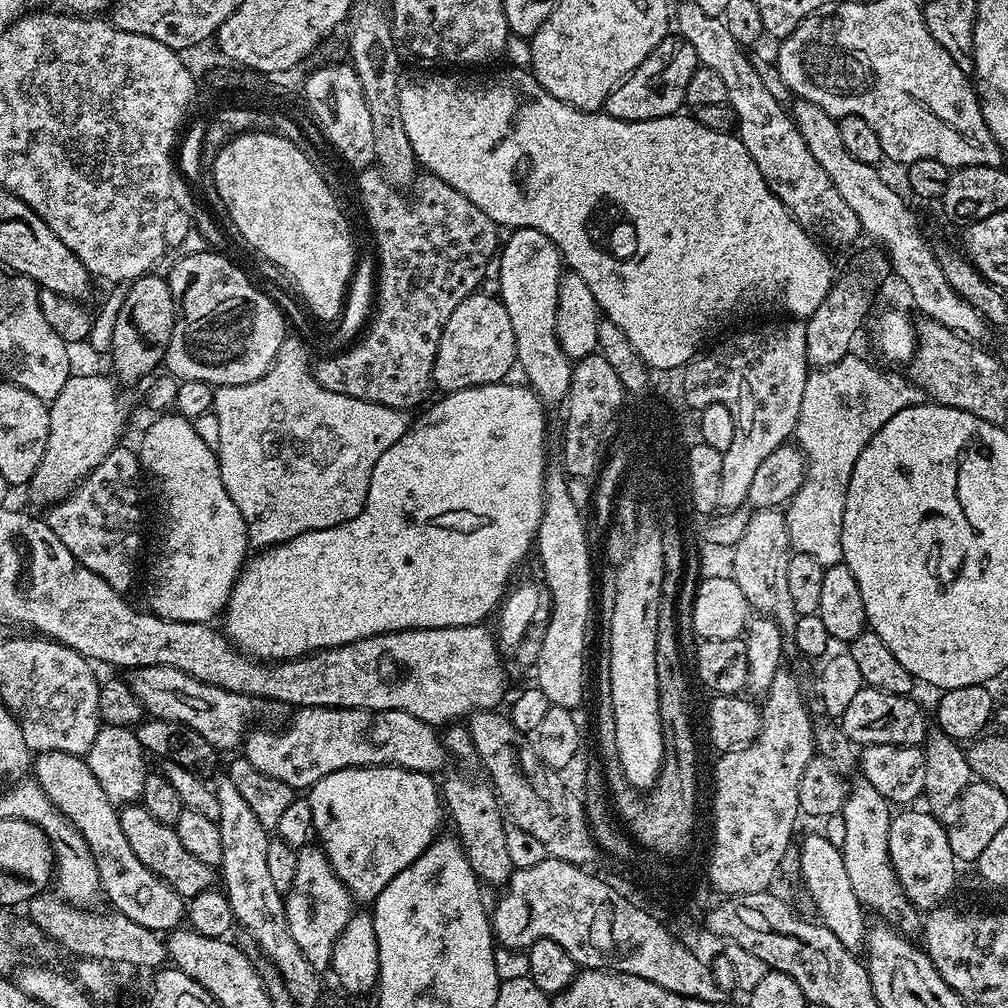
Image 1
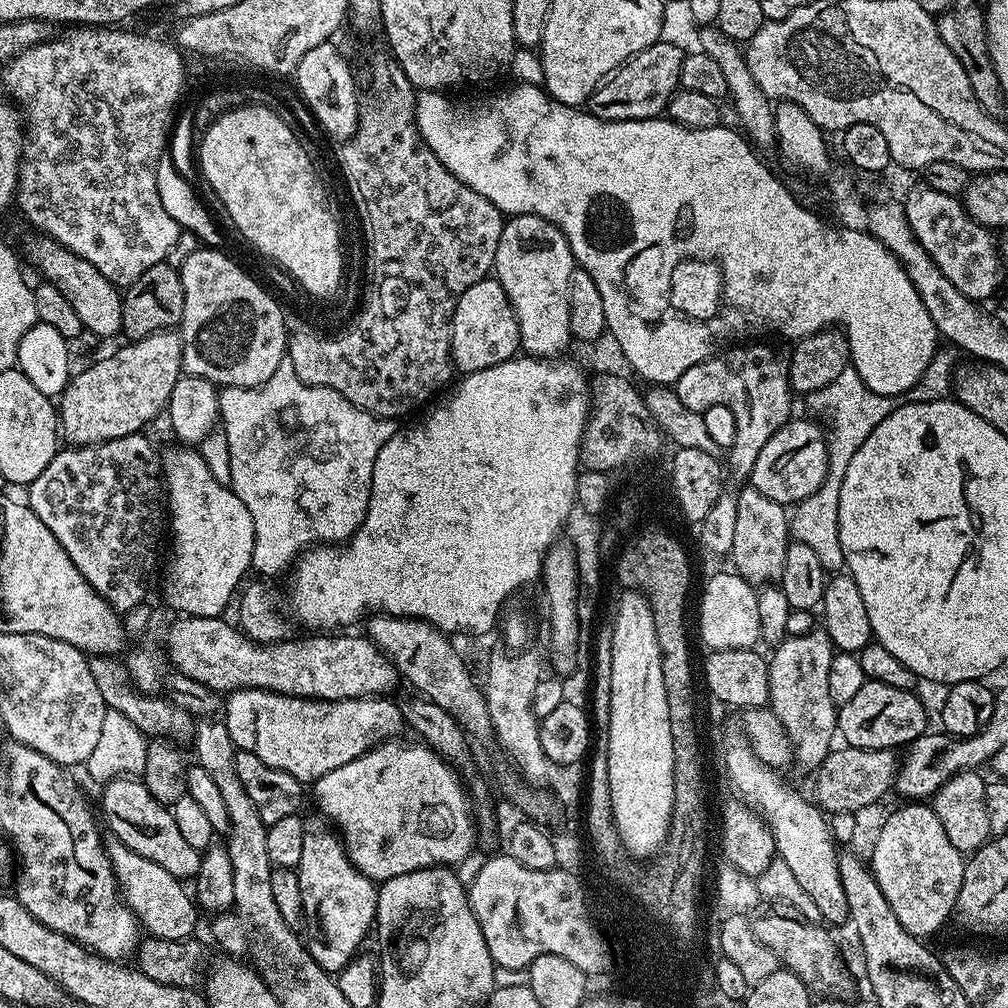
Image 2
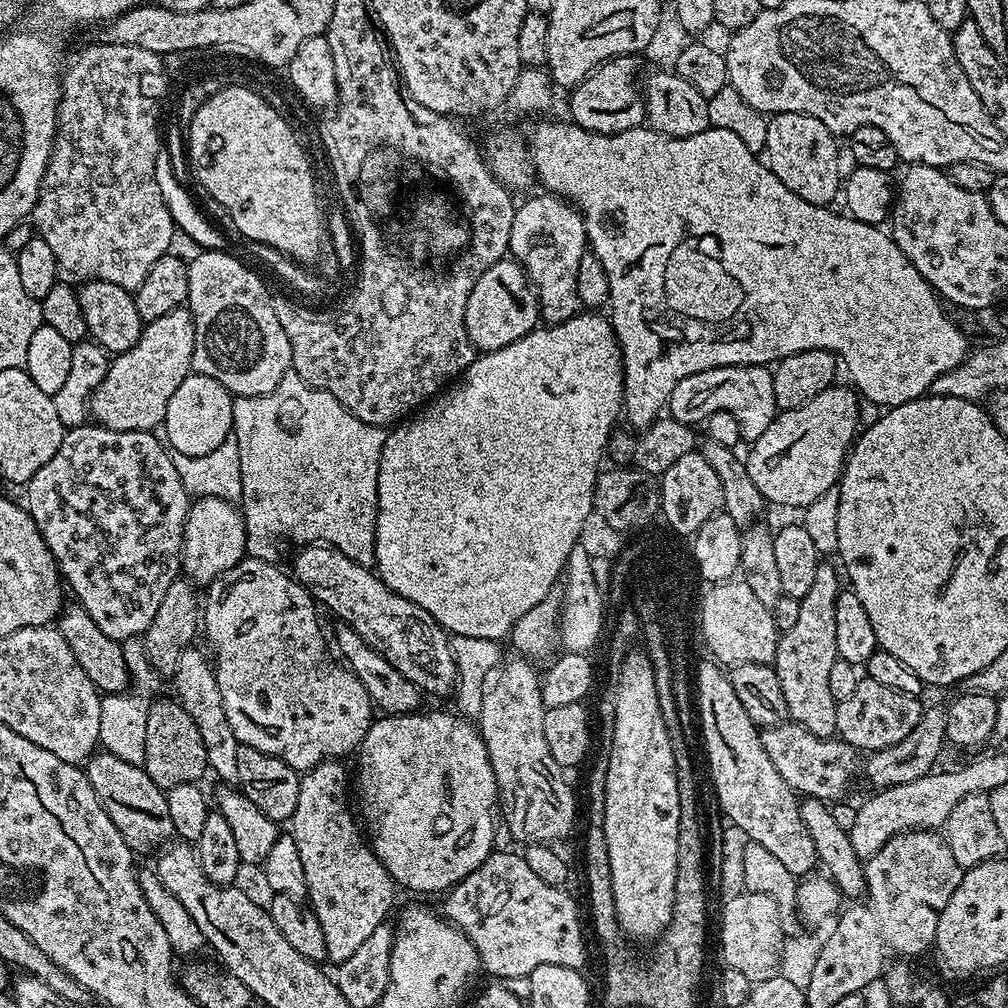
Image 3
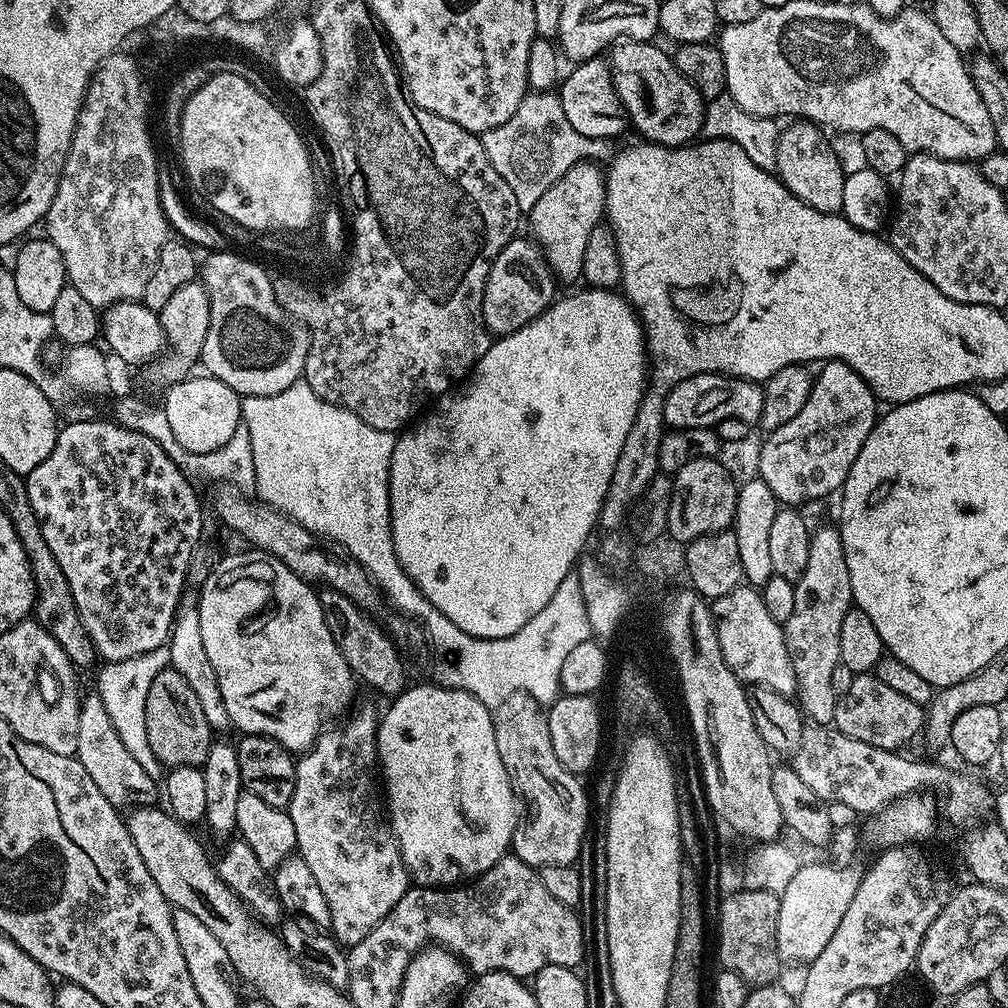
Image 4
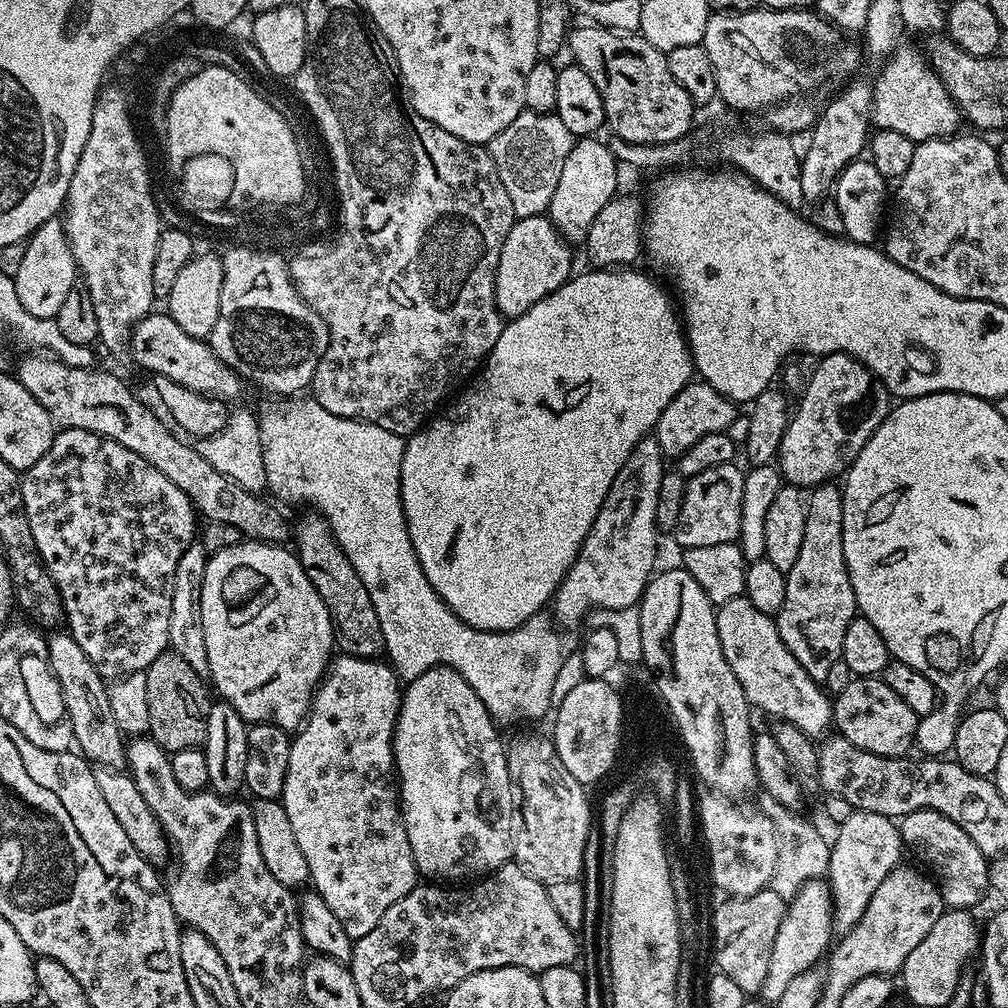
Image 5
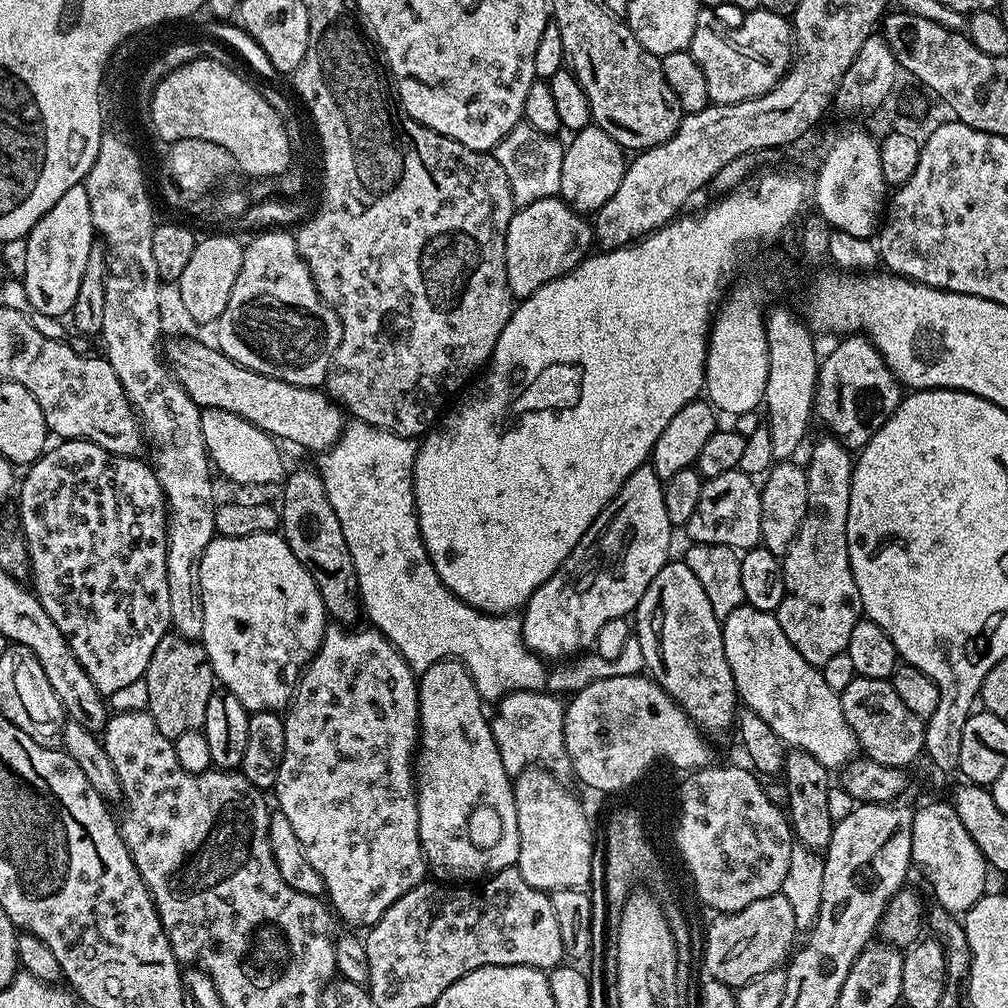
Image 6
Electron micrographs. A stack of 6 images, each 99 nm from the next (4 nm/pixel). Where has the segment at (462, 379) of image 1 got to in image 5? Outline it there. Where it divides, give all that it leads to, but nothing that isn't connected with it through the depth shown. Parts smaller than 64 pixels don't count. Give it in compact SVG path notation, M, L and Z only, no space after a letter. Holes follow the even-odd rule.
M547 215L522 218L512 225L510 234L506 234L506 242L502 246L502 254L498 258L494 298L505 318L515 318L526 314L530 306L542 302L554 290L558 290L573 275L572 252L564 235L556 229Z

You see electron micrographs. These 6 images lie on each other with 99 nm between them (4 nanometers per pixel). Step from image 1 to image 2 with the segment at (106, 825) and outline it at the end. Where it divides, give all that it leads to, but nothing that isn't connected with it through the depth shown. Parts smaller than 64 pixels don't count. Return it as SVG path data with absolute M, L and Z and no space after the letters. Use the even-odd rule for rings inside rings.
M112 838L107 841L108 857L112 863L112 869L116 875L116 884L120 888L120 899L126 902L126 906L135 914L136 919L140 922L140 927L149 937L158 939L187 940L193 935L192 932L196 928L196 912L197 905L194 903L193 897L188 892L185 885L174 874L170 874L170 870L162 870L162 866L158 866L158 862L150 862L146 858L142 858L142 854L134 854L134 850L130 850L130 846L126 846L121 840Z

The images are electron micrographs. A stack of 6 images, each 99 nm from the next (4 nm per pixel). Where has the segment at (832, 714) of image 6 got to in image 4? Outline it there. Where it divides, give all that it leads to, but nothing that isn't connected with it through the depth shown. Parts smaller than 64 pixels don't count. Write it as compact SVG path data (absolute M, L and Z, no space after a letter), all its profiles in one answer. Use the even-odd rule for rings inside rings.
M741 586L711 601L710 607L716 620L718 646L722 646L722 654L732 673L745 685L769 688L783 696L795 697L794 666L786 650L784 629L770 618L761 593L755 587Z

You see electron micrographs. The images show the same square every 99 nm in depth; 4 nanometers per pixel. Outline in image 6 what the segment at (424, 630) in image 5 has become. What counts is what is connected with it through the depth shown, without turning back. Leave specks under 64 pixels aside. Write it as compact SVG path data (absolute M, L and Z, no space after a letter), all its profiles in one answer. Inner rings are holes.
M352 422L345 427L344 432L340 436L340 441L319 457L318 471L322 482L326 486L326 494L330 498L330 506L334 506L334 514L338 514L338 522L342 522L342 534L346 538L346 546L350 546L350 558L354 558L354 570L358 574L358 586L360 587L360 602L366 620L368 616L367 623L375 628L377 632L382 633L396 647L398 654L402 654L402 658L411 666L413 672L417 674L424 672L430 666L434 666L440 660L449 658L459 660L467 668L468 673L472 675L472 681L476 683L476 689L481 701L489 702L488 700L492 700L491 702L498 702L503 696L508 696L512 692L541 691L548 680L549 669L541 657L528 650L524 641L523 619L516 614L480 612L474 606L462 602L462 598L455 596L442 582L442 578L438 578L438 570L434 570L434 562L430 562L430 554L426 550L424 539L418 526L416 499L414 498L414 462L416 461L417 451L418 444L413 437L399 436L390 430L382 430L369 424Z

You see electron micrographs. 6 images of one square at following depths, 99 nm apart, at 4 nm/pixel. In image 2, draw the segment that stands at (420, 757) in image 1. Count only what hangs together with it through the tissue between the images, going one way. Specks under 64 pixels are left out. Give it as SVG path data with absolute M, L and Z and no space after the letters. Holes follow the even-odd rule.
M243 688L227 697L222 708L222 719L239 751L258 754L266 766L286 770L294 774L301 784L308 786L322 778L322 774L330 774L330 770L338 770L338 766L346 766L346 762L354 762L354 758L366 754L376 745L401 735L400 728L405 727L404 715L400 713L399 703L391 704L390 701L375 696L353 700L303 700L301 696L283 696L277 692Z

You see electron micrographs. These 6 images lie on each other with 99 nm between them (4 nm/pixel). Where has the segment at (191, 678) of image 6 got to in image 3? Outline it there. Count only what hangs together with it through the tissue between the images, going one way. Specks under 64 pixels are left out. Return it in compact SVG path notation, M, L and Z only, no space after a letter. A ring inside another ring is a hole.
M153 699L149 703L146 718L146 750L142 767L158 787L165 790L203 781L204 772L209 771L206 746L202 746L202 734L198 734L194 718L186 714L179 700Z

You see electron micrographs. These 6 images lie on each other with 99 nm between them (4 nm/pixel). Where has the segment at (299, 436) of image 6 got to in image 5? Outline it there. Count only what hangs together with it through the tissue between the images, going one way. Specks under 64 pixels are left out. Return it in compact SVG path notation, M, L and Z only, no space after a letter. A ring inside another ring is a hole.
M164 310L149 312L148 315L141 318L133 326L132 339L130 341L131 352L137 364L145 368L146 371L152 372L151 375L153 377L165 376L184 387L188 387L192 391L196 391L200 395L215 397L223 402L231 402L230 400L238 399L240 391L246 388L245 381L241 380L239 374L234 370L230 370L228 366L216 357L212 345L207 339L186 334L186 330L182 330L182 326L178 326L178 322L174 322L174 318Z

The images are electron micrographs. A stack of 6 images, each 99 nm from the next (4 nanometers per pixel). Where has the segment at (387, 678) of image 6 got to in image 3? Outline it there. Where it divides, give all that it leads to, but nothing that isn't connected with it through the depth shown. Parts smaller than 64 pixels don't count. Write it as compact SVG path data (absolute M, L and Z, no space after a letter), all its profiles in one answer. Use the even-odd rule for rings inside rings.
M325 758L322 763L317 768L312 768L309 772L303 773L300 778L300 789L298 790L298 807L294 810L294 814L292 815L291 821L290 821L290 835L294 838L294 842L298 842L298 854L302 858L302 870L306 870L306 886L308 887L308 895L306 897L307 903L312 905L312 909L314 910L314 914L318 918L318 922L320 925L322 925L322 934L326 937L326 952L328 954L328 960L333 963L333 965L339 966L342 962L346 962L346 958L350 958L350 954L354 954L354 950L358 950L358 946L362 946L362 942L366 942L366 938L370 938L370 934L374 934L374 930L378 930L378 926L382 923L385 923L389 919L388 917L388 911L392 908L392 899L395 898L396 892L398 893L398 884L397 881L392 879L392 875L386 870L386 866L382 866L382 862L376 857L374 854L374 850L372 849L371 843L366 839L365 833L362 831L360 833L360 828L358 825L356 825L356 816L354 813L351 812L350 809L348 809L348 800L344 795L348 792L348 784L347 780L350 780L350 772L348 776L348 772L346 769L343 768L341 761L336 758Z

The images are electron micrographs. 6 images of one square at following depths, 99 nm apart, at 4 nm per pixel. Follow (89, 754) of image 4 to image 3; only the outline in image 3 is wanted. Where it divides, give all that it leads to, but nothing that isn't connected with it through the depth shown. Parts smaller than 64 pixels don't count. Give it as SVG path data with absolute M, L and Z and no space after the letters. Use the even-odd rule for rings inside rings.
M100 750L88 757L86 771L102 810L110 814L110 822L118 826L118 834L122 834L122 838L130 845L133 853L152 851L155 853L173 839L174 822L170 822L165 789L158 787L141 765L122 762L114 754Z

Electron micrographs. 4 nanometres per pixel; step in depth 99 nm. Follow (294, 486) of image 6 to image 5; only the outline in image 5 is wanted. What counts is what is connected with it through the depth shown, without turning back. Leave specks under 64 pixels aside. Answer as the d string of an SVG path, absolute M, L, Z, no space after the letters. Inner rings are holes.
M315 510L305 512L308 513L294 524L294 551L330 614L335 647L345 656L379 657L384 652L382 626L378 626L378 610L374 610L374 602L370 602L370 594L366 586L362 586L358 570L354 570L342 546L338 546L323 516Z

